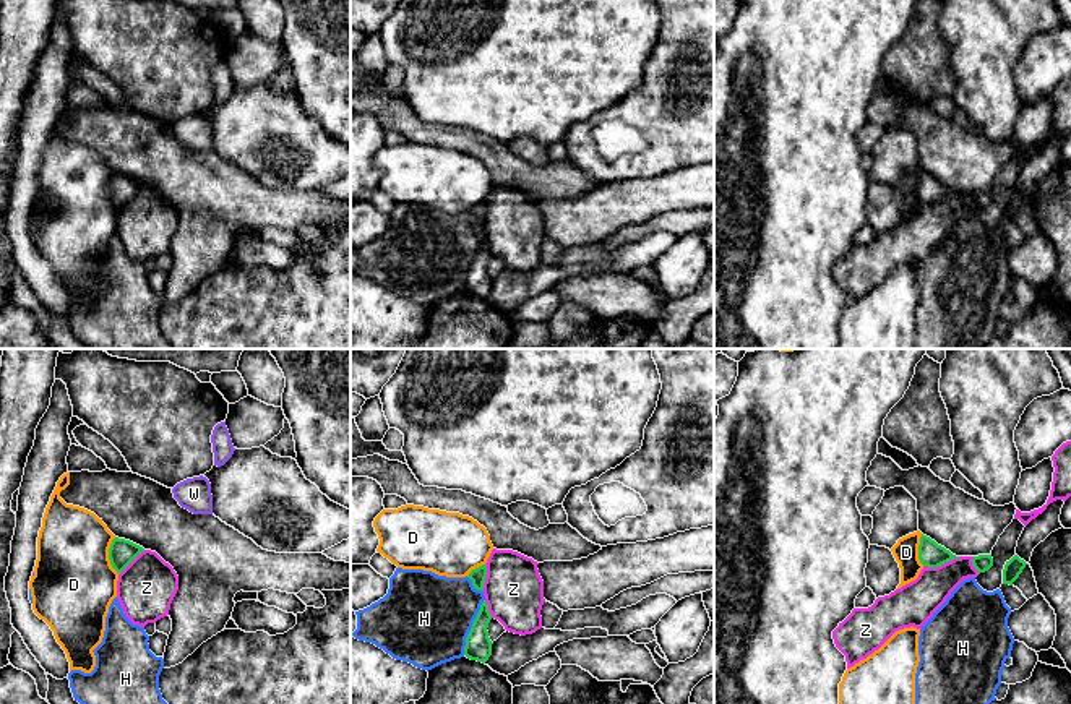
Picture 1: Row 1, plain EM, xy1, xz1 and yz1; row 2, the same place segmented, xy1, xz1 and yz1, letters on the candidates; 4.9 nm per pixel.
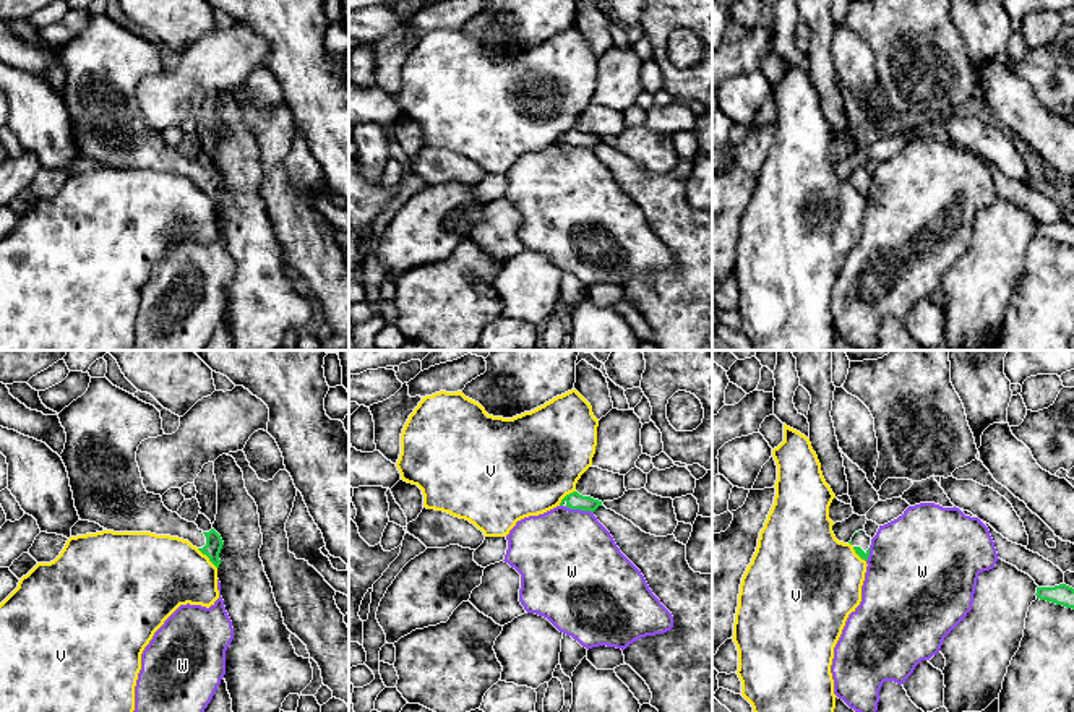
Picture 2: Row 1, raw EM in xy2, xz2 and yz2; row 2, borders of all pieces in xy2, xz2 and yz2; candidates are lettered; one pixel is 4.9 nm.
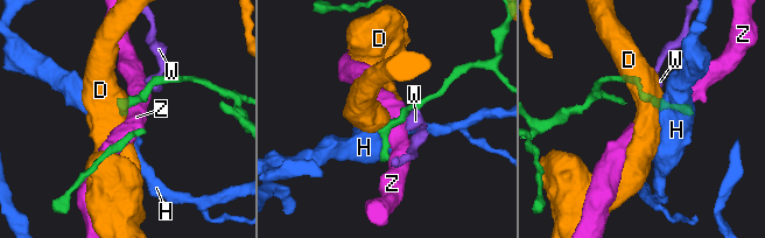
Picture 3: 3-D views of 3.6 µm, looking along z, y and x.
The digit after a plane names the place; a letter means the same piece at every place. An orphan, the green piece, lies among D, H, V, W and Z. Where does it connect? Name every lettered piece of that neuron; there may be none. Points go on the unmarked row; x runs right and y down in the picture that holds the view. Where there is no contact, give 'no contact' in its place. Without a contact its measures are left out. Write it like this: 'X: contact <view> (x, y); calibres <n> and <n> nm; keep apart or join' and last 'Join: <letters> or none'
D: contact xy1 (109, 192); calibres 130 and 420 nm; keep apart
H: contact xz1 (473, 263); calibres 130 and 440 nm; keep apart
V: contact xy2 (208, 193); calibres 80 and 380 nm; keep apart
W: contact xz2 (579, 145); calibres 80 and 480 nm; keep apart
Z: contact yz1 (941, 200); calibres 120 and 220 nm; keep apart
Join: none

